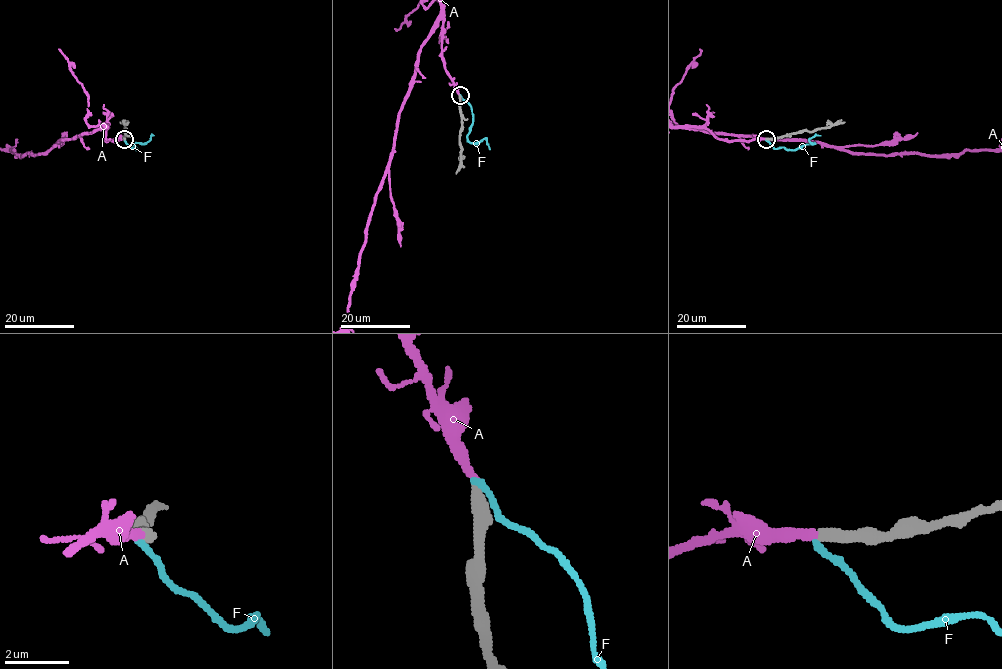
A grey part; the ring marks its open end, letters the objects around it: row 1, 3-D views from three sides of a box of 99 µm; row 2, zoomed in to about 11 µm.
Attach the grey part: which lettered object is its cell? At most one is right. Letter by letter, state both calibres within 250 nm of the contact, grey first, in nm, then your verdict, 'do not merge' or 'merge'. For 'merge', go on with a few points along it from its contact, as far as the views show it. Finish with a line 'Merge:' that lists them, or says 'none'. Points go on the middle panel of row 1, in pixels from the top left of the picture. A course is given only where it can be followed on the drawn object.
A: calibres 380 and 320 nm; merge
F: calibres 420 and 220 nm; do not merge
Merge: A

